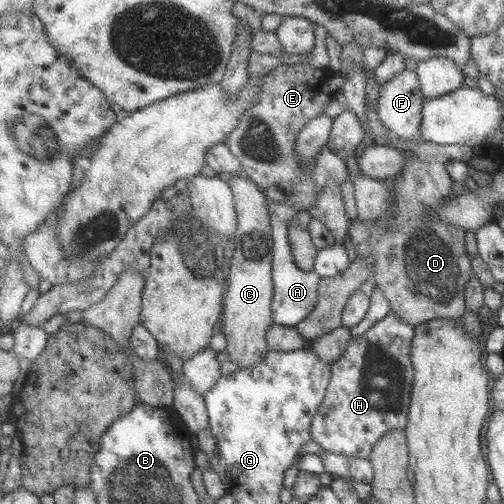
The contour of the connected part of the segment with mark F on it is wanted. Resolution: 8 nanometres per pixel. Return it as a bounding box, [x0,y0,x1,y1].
[378,69,424,140]

